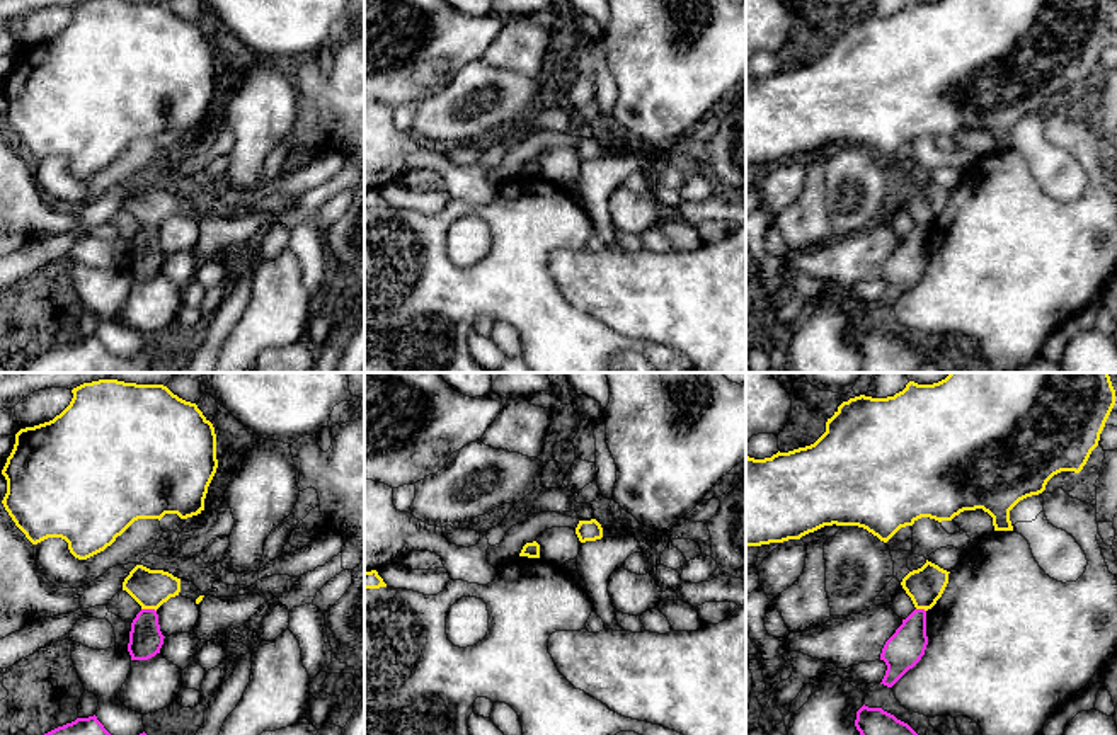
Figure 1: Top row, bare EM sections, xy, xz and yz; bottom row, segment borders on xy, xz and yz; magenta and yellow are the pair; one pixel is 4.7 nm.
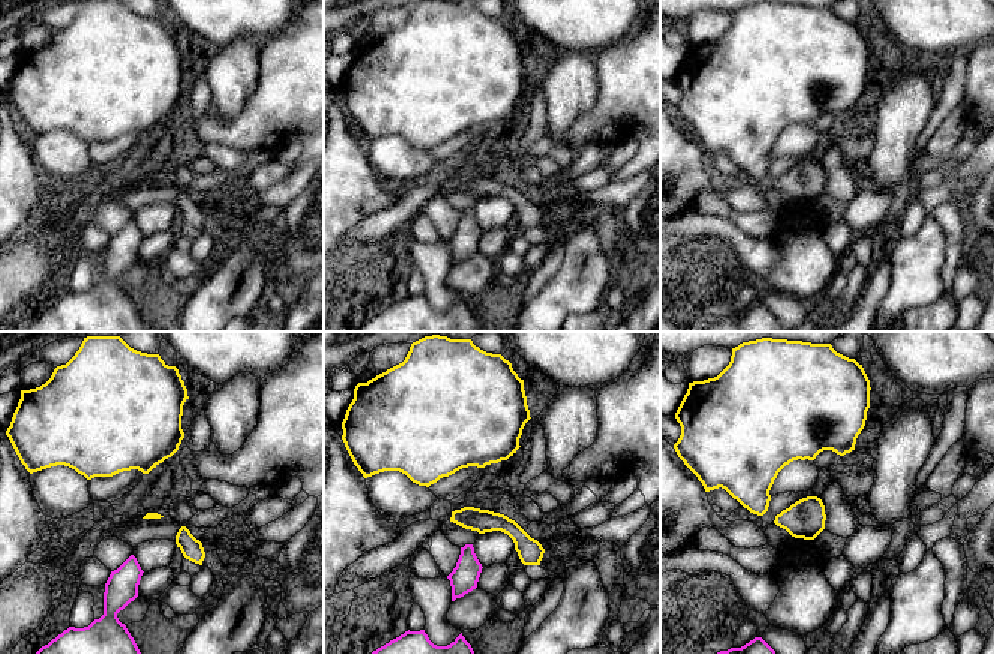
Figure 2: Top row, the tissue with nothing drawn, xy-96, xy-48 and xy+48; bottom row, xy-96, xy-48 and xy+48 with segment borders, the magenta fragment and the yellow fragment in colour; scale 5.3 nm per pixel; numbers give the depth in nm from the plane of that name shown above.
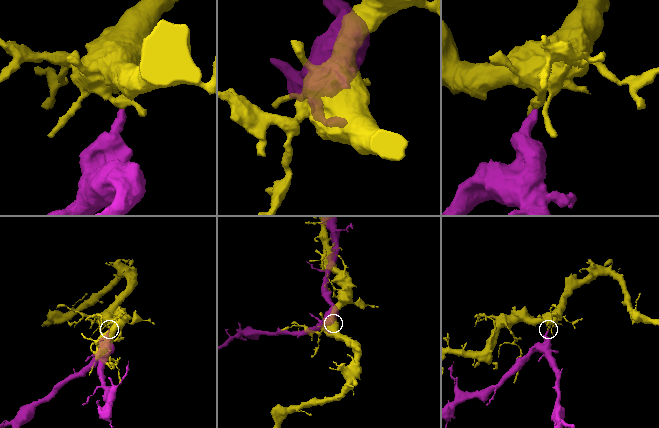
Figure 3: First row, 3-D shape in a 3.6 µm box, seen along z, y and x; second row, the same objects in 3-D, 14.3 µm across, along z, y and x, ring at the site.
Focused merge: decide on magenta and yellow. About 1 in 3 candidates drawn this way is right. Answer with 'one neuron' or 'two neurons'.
two neurons

